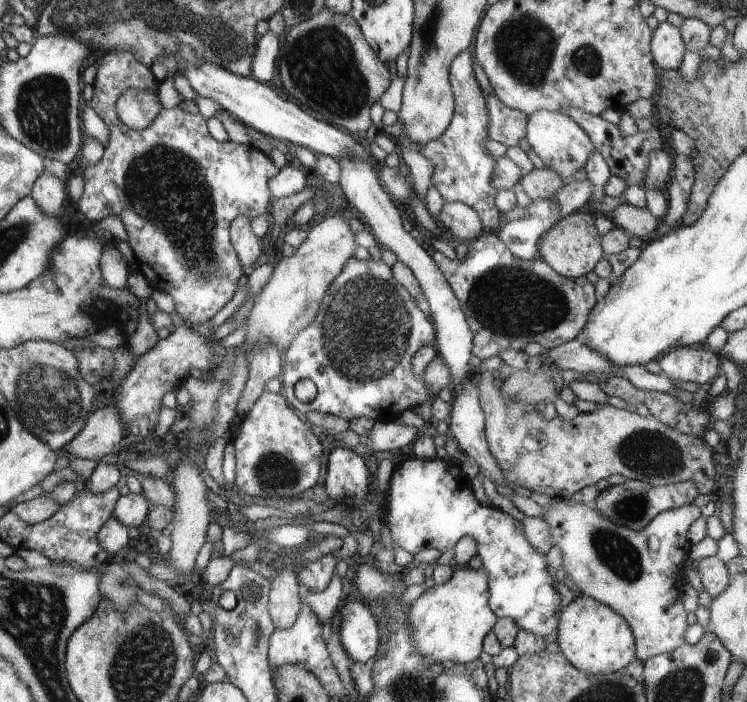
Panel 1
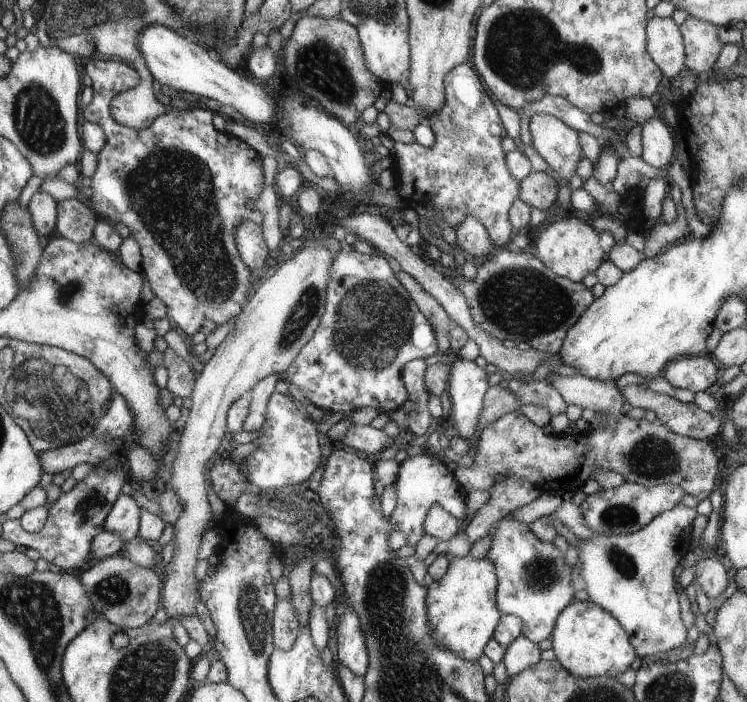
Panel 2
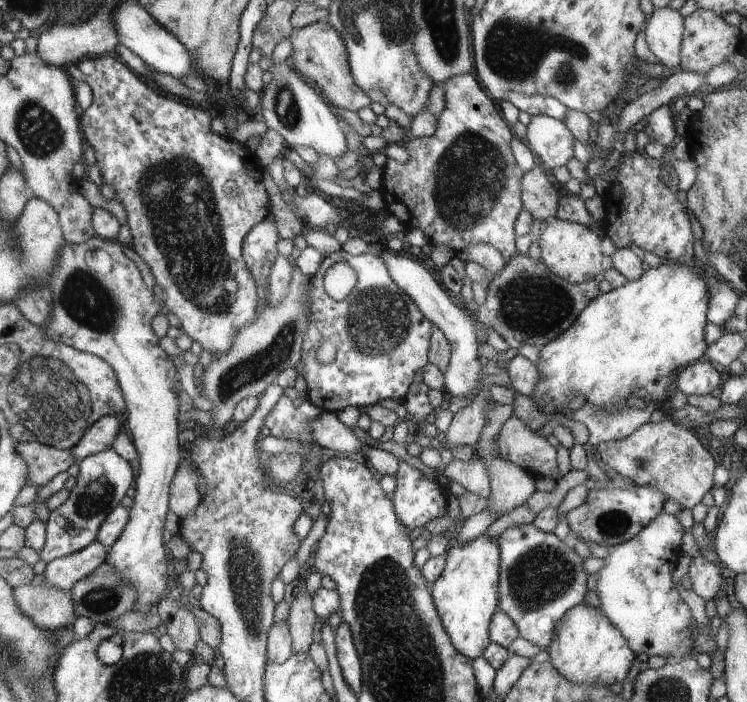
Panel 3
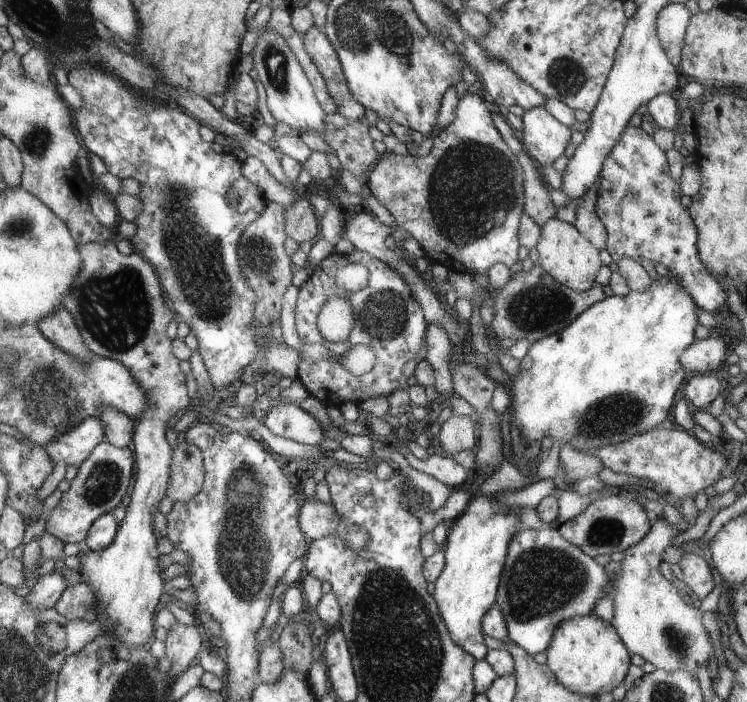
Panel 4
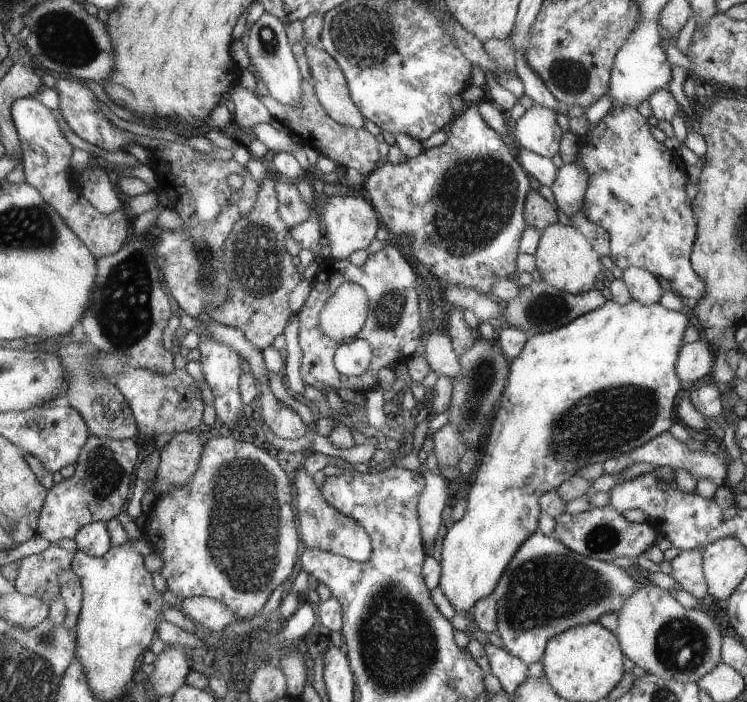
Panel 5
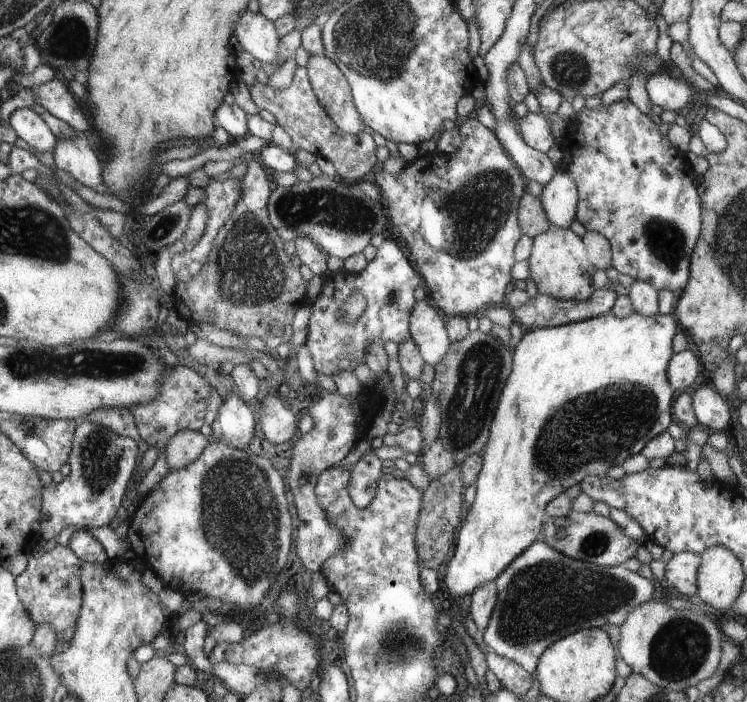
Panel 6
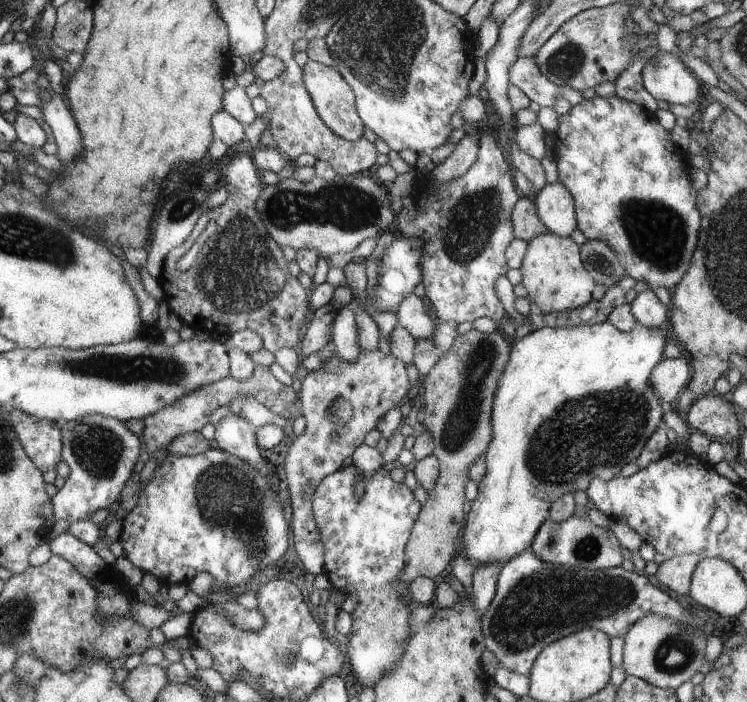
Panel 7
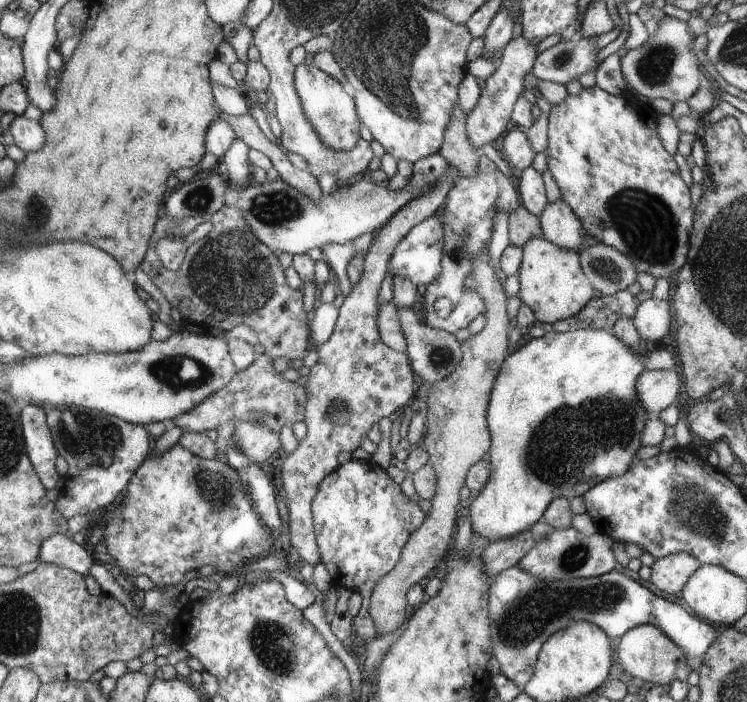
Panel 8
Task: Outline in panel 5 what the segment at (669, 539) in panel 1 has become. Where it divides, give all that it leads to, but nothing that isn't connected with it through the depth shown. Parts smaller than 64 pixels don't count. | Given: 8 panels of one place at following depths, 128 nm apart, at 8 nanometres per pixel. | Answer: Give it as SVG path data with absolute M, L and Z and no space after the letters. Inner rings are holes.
M648 584L628 597L617 614L621 649L644 672L666 680L696 683L721 663L722 634L712 616L699 608L684 608L666 589Z

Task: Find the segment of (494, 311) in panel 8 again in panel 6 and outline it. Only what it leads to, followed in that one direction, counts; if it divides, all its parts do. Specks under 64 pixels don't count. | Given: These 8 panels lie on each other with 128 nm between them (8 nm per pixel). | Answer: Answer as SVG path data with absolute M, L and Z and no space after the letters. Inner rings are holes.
M481 331L470 332L466 338L451 342L448 354L440 364L434 366L432 398L438 398L442 410L442 426L440 426L440 442L448 452L454 454L456 466L452 466L446 474L431 480L424 491L423 510L419 518L417 546L421 570L428 568L438 570L455 552L454 532L462 520L464 508L463 471L460 470L464 458L472 454L480 455L487 446L488 434L491 434L494 408L498 408L498 396L503 394L506 378L512 368L512 352L506 344L493 333L483 334ZM492 406L492 414L490 414Z

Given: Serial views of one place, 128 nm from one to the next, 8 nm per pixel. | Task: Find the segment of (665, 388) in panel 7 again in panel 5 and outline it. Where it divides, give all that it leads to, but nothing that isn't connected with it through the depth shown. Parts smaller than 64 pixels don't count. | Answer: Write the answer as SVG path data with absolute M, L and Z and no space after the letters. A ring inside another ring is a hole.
M700 338L696 342L683 344L675 370L684 382L695 383L702 376L712 374L714 361L714 350Z

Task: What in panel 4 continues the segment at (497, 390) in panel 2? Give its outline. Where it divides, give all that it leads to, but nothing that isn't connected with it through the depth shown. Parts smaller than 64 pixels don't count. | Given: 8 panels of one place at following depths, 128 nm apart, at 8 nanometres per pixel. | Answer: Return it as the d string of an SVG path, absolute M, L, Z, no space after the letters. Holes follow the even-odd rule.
M458 416L450 417L444 423L441 424L439 438L440 445L437 446L440 453L443 453L445 456L452 457L456 456L459 452L475 448L478 441L478 427L477 424L474 424L469 417Z

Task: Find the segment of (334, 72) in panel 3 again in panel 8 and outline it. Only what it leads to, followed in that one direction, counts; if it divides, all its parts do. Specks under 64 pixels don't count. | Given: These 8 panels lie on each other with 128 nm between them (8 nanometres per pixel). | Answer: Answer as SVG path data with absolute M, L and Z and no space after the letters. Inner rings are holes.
M304 63L295 68L293 77L302 110L322 144L336 151L352 150L360 138L358 134L360 120L356 120L357 110L354 110L354 100L344 92L340 81L321 71L319 67Z

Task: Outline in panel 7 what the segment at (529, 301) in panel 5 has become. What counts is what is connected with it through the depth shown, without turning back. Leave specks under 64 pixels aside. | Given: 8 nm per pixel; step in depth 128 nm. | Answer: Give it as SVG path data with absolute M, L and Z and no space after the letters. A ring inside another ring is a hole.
M614 285L606 289L602 299L589 302L586 306L573 311L544 313L544 320L546 327L556 329L578 325L597 325L606 322L618 305L625 305L627 302L624 290L619 285Z

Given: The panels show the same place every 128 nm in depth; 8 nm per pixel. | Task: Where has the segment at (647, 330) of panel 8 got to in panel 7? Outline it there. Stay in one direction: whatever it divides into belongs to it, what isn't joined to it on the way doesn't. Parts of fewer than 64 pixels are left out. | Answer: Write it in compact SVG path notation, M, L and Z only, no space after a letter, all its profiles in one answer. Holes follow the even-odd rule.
M652 289L638 294L630 305L634 318L645 327L658 328L669 320L668 307L659 301Z

